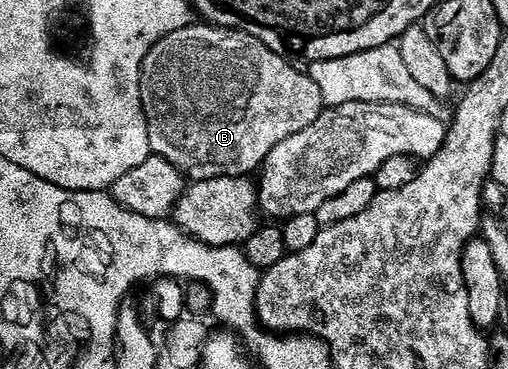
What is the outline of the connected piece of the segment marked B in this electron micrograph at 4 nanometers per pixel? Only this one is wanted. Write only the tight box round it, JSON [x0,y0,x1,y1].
[138,21,326,180]

